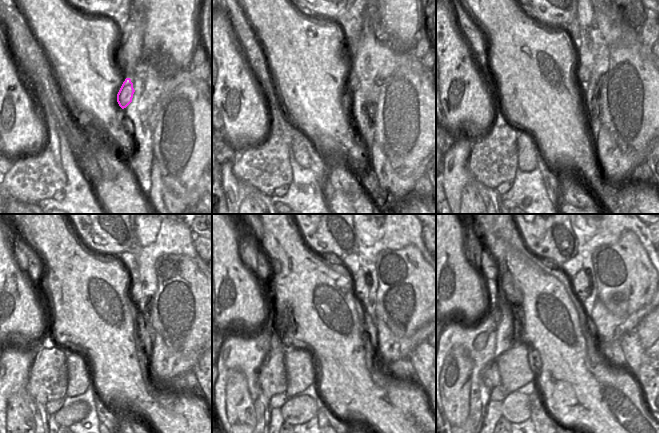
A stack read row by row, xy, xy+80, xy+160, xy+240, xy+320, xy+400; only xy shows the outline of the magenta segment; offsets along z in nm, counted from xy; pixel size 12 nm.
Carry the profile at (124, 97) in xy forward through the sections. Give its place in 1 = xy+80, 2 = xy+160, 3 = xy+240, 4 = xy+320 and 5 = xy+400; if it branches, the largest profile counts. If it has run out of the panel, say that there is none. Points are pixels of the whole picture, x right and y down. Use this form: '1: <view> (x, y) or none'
1: xy+80 (353, 82)
2: xy+160 (583, 73)
3: xy+240 (136, 292)
4: xy+320 (359, 286)
5: xy+400 (580, 284)

